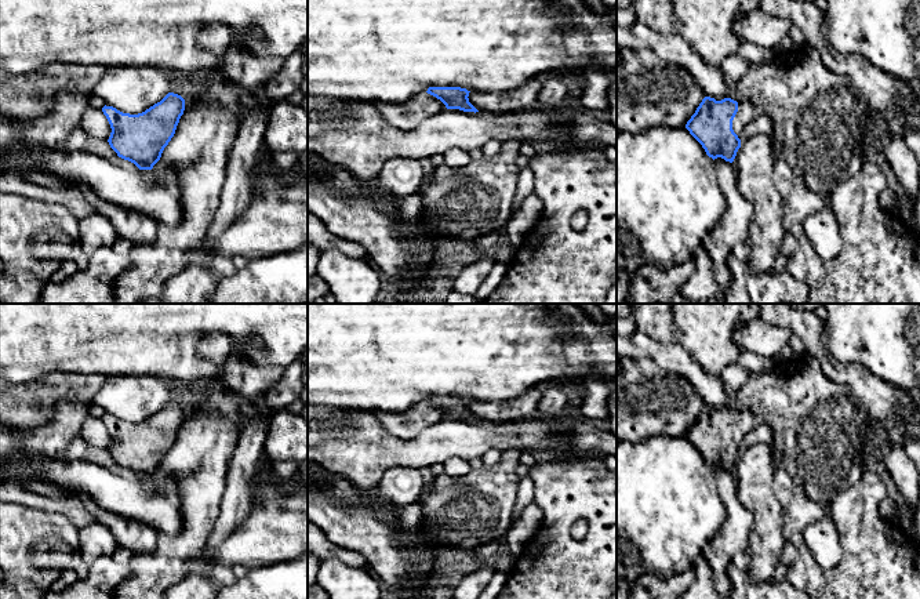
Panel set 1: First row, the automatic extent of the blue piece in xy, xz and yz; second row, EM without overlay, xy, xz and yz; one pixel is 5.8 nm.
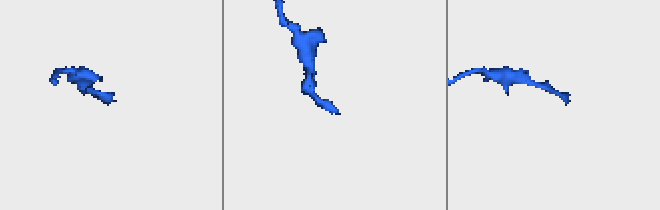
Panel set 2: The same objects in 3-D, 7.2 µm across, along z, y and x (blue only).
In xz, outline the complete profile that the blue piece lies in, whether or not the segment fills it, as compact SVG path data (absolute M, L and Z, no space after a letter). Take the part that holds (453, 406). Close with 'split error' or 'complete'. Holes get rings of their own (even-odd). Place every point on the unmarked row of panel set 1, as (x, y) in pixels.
M429 396L428 403L440 409L447 418L459 418L463 421L479 421L470 411L469 411L469 402L466 397L461 396Z; complete

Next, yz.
M705 406L686 438L702 454L706 464L732 472L741 457L741 442L760 418L749 410L737 411L731 407L716 410Z; split error

